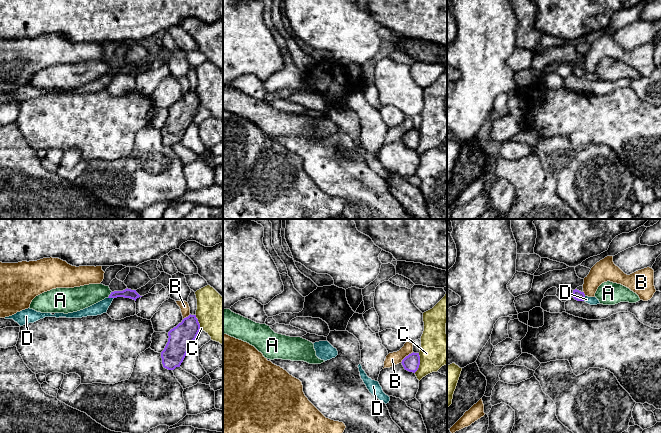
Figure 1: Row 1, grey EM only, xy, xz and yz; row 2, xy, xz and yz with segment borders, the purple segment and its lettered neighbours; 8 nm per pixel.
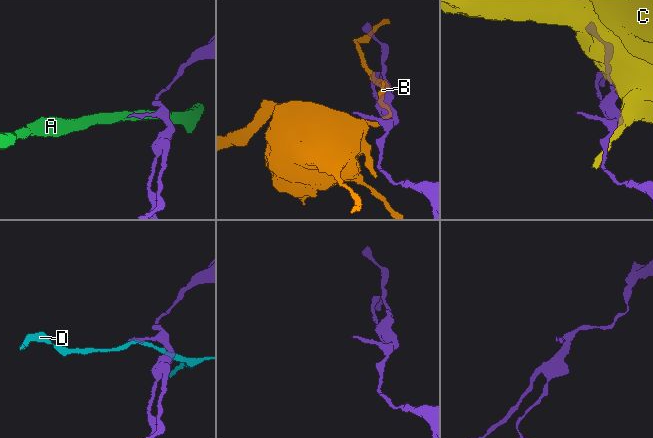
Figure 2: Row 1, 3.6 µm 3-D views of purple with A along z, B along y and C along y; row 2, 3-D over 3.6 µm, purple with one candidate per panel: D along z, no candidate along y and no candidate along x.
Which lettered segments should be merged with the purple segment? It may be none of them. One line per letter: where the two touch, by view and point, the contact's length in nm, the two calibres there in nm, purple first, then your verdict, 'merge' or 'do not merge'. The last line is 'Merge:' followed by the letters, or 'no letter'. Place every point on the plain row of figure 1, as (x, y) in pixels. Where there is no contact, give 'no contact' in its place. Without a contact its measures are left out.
A: xy (110, 70) | 70 nm | 80/180 nm | do not merge
B: xz (406, 132) | 140 nm | 130/110 nm | do not merge
C: xz (419, 139) | 170 nm | 130/280 nm | do not merge
D: xy (111, 73) | 50 nm | 80/100 nm | do not merge
Merge: no letter

